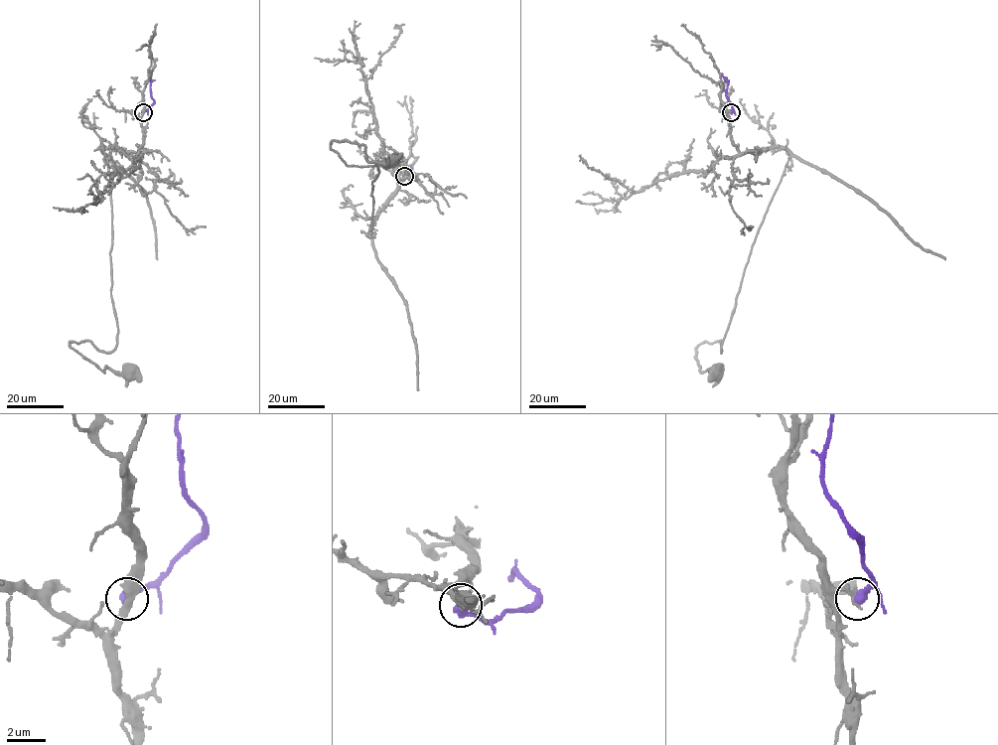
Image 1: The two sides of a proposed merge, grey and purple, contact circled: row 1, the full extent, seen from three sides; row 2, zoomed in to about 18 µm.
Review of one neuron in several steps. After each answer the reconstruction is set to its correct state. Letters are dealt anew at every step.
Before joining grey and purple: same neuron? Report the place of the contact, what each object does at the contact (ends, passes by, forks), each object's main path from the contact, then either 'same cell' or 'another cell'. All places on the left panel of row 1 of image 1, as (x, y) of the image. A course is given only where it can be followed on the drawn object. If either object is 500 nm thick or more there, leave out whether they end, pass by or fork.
(143, 112) | grey ends | purple ends | grey via (143, 112), (137, 153), (112, 148), (106, 158), (117, 343), (70, 344), (103, 372), (131, 372) | purple via (143, 112), (153, 102), (149, 74) | another cell

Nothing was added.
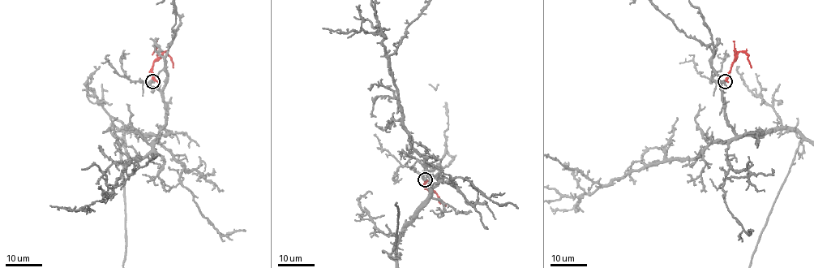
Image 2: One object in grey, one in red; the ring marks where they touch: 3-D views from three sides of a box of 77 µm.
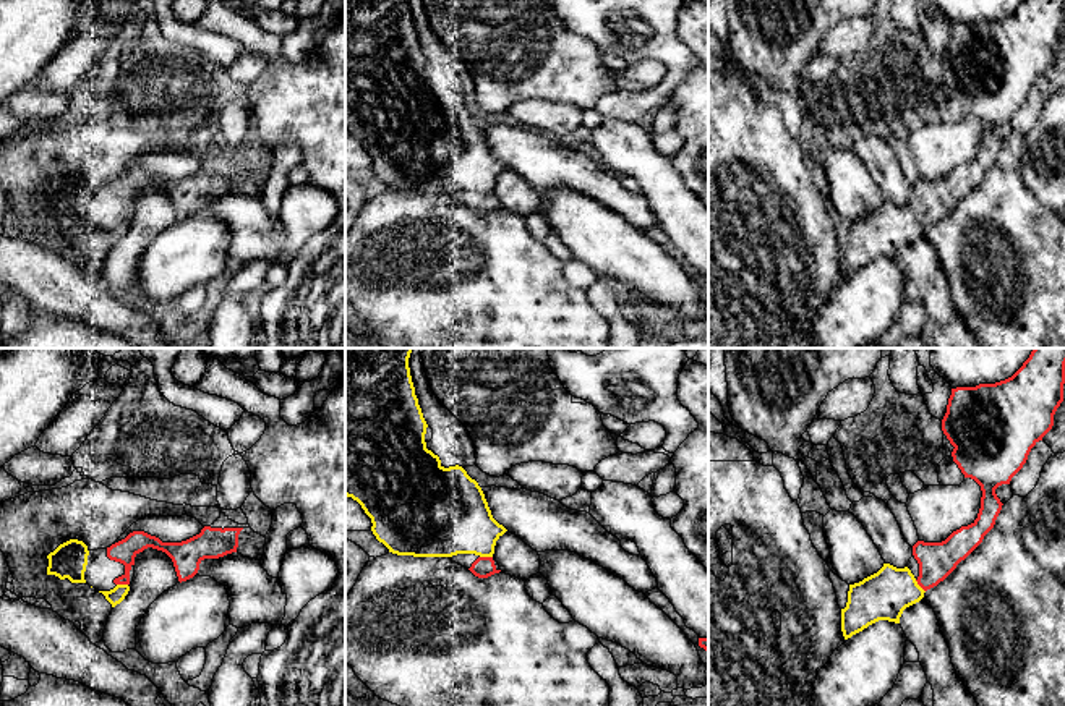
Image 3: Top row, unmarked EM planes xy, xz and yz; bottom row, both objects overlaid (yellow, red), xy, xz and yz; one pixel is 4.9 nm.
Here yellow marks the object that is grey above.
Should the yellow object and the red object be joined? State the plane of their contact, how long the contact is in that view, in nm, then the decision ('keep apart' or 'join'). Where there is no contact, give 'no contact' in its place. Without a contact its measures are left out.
xz | 60 nm | join

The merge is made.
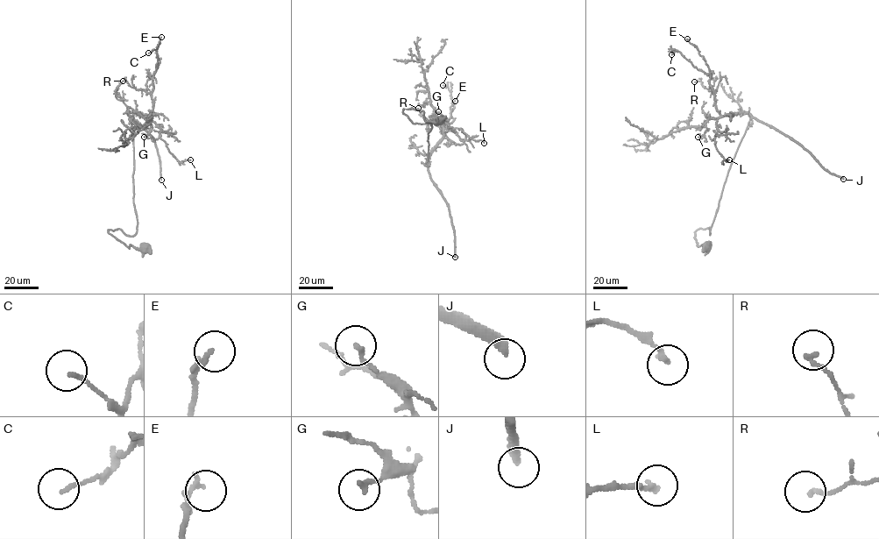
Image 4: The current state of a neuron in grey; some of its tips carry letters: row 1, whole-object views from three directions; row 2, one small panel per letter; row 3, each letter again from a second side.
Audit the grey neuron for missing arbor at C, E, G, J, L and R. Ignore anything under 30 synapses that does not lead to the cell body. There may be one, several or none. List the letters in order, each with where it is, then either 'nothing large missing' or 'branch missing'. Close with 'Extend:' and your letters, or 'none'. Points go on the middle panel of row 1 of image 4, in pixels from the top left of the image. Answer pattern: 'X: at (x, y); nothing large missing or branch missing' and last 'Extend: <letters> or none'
C: at (443, 85); nothing large missing
E: at (455, 101); nothing large missing
G: at (438, 111); nothing large missing
J: at (455, 257); branch missing
L: at (484, 143); nothing large missing
R: at (418, 108); nothing large missing
Extend: J

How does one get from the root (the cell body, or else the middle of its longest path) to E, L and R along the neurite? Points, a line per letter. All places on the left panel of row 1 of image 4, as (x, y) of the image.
E: (145, 247), (129, 247), (108, 230), (131, 236), (137, 230), (130, 117), (152, 109), (161, 37)
L: (145, 247), (129, 247), (108, 231), (132, 236), (137, 230), (132, 113), (148, 116), (178, 161), (190, 159)
R: (145, 247), (129, 247), (108, 231), (136, 232), (130, 117), (149, 115), (152, 107), (150, 94), (123, 81)

